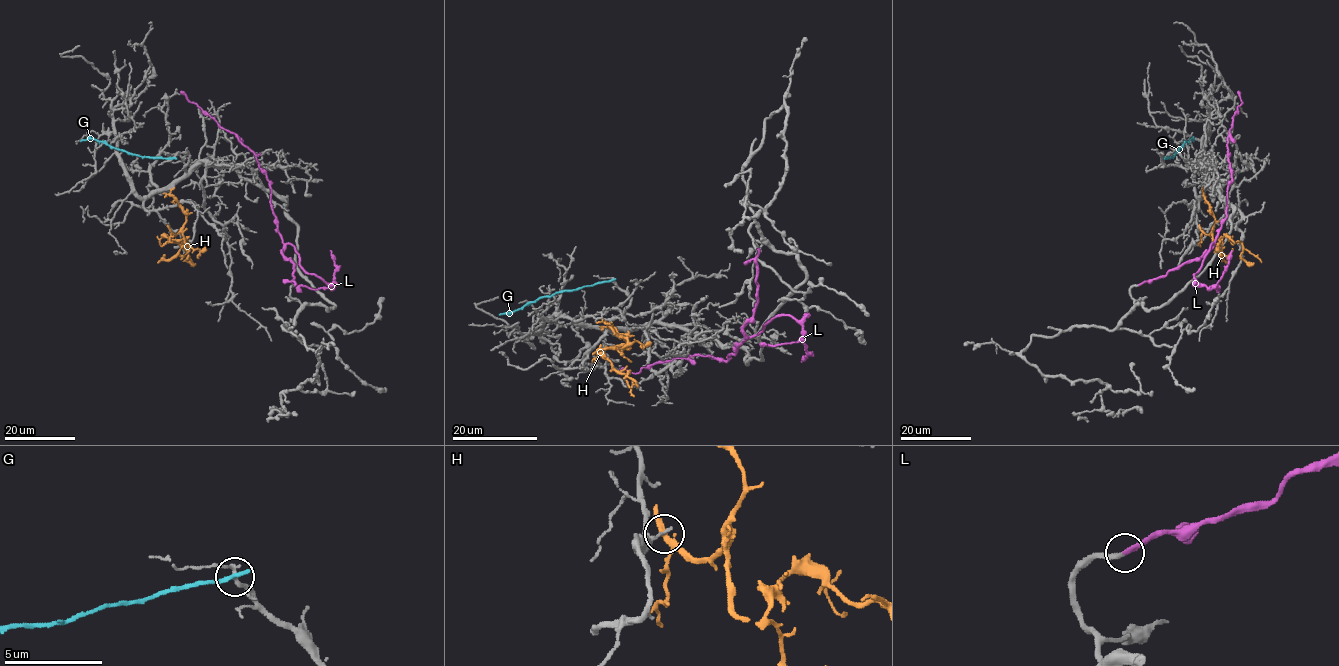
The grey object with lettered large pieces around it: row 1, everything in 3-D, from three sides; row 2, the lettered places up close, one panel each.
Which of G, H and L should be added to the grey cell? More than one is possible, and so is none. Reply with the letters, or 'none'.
L

